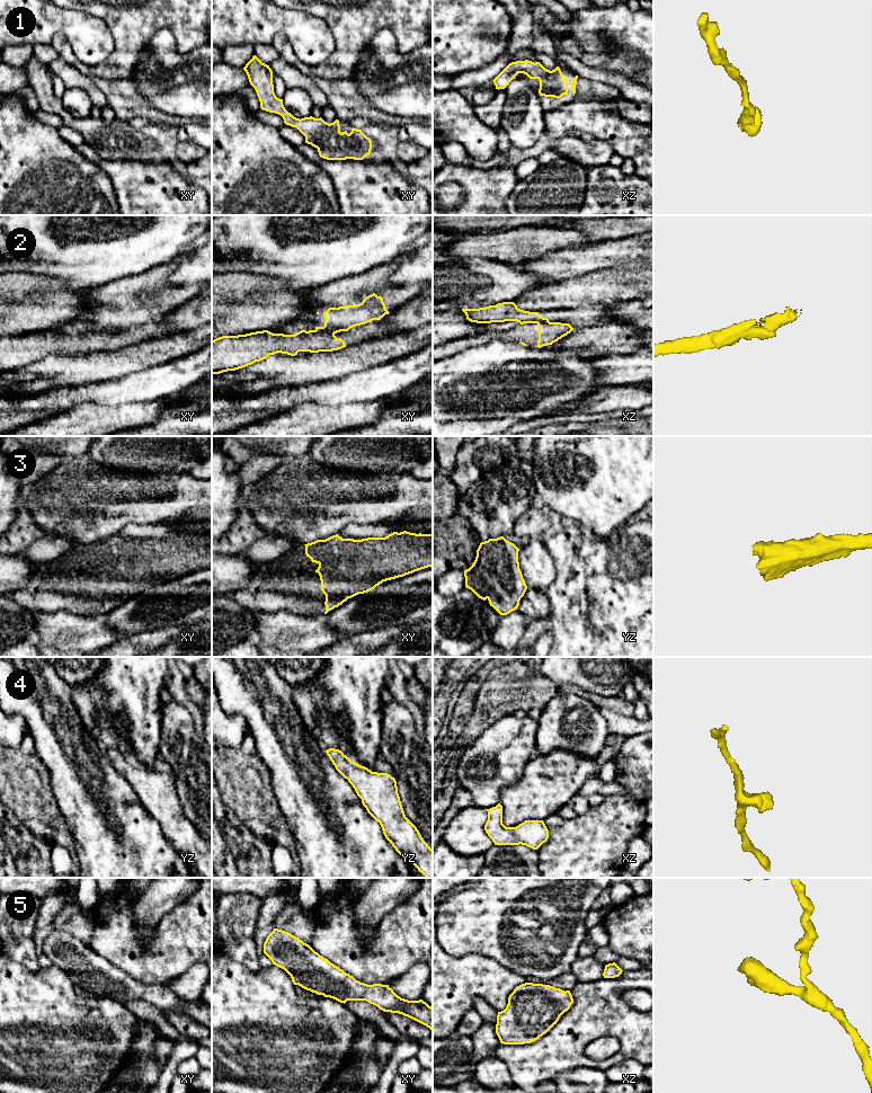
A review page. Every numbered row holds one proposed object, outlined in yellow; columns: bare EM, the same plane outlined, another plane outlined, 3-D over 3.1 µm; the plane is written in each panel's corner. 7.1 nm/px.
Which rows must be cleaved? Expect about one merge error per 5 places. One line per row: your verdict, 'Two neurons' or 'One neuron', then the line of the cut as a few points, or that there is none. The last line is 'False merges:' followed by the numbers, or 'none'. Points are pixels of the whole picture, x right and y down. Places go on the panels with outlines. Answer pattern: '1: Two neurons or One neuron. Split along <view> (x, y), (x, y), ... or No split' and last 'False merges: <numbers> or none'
1: One neuron. No split
2: Two neurons. Split along xy (314, 330), (334, 335)
3: One neuron. No split
4: One neuron. No split
5: One neuron. No split
False merges: 2

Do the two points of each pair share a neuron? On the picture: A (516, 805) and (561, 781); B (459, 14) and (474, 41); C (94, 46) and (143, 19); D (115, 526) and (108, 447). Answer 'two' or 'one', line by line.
A: one
B: one
C: two
D: two

